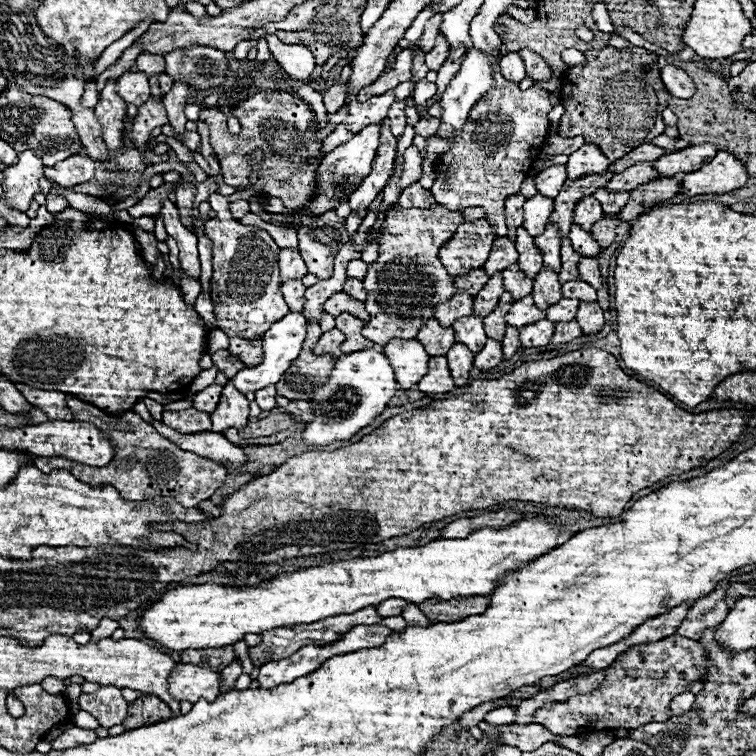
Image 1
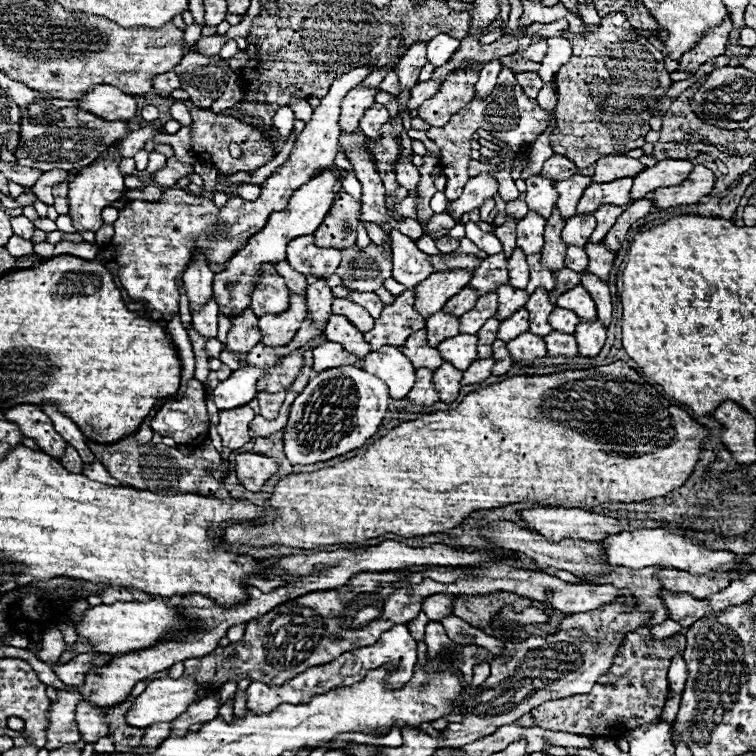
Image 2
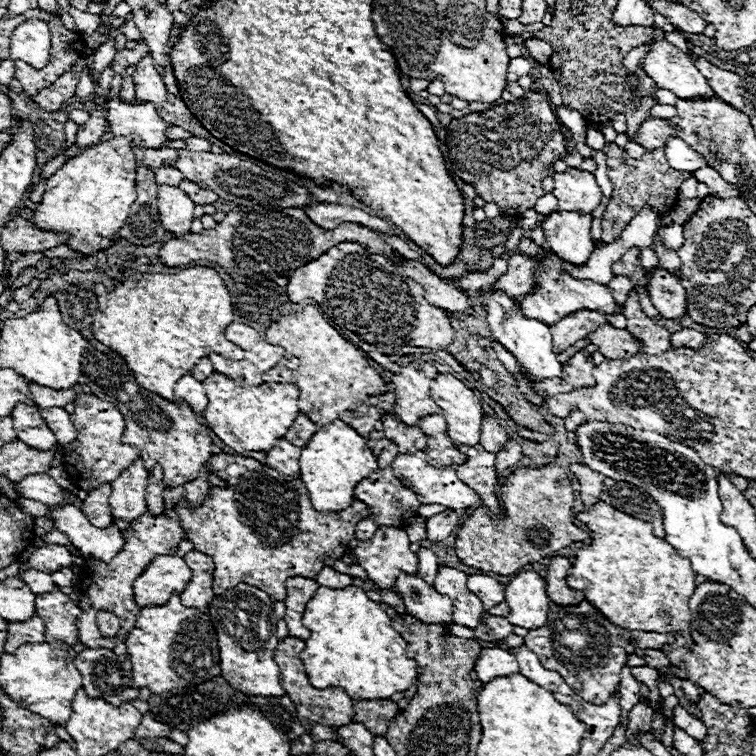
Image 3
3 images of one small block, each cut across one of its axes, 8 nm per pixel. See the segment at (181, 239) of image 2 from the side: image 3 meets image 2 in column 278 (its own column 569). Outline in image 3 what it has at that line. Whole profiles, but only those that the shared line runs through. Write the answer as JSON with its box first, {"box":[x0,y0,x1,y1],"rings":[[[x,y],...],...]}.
{"box":[554,168,602,212],"rings":[[[568,168],[566,172],[554,172],[554,186],[558,210],[592,212],[602,198],[596,178],[588,170]]]}

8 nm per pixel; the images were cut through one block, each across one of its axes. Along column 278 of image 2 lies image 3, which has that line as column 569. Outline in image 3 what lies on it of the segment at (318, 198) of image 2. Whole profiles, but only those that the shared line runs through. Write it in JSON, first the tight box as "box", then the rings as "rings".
{"box":[542,212,594,264],"rings":[[[552,212],[544,216],[542,230],[548,248],[562,260],[572,264],[584,264],[594,250],[590,236],[592,214],[580,212]]]}

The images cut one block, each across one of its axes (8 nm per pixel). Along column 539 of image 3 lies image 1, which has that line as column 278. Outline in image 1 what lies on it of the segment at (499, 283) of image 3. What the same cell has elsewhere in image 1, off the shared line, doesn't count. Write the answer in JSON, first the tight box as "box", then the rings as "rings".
{"box":[278,248,308,280],"rings":[[[282,248],[278,254],[278,264],[280,264],[280,280],[294,280],[294,278],[302,278],[308,274],[306,264],[302,260],[302,256],[298,252],[292,252],[288,248]]]}

